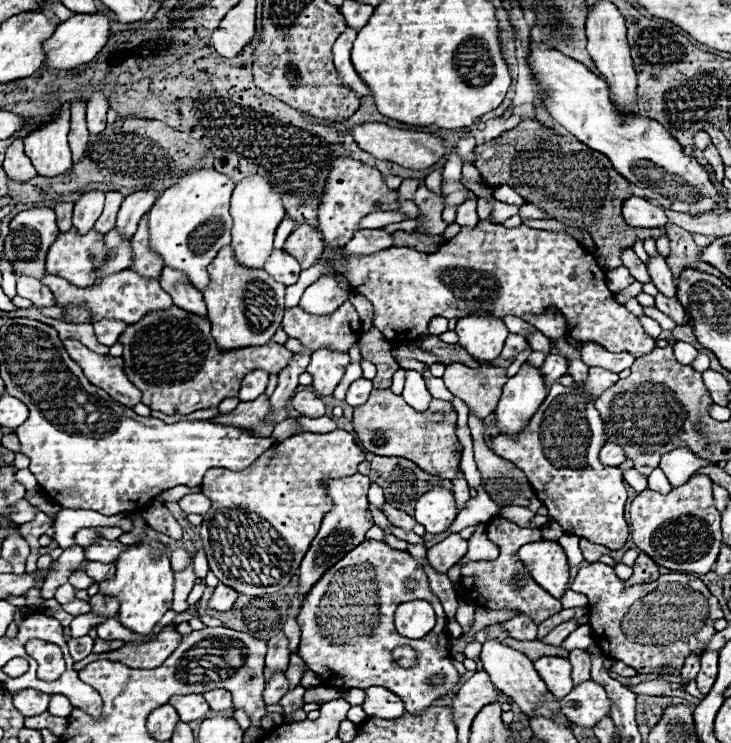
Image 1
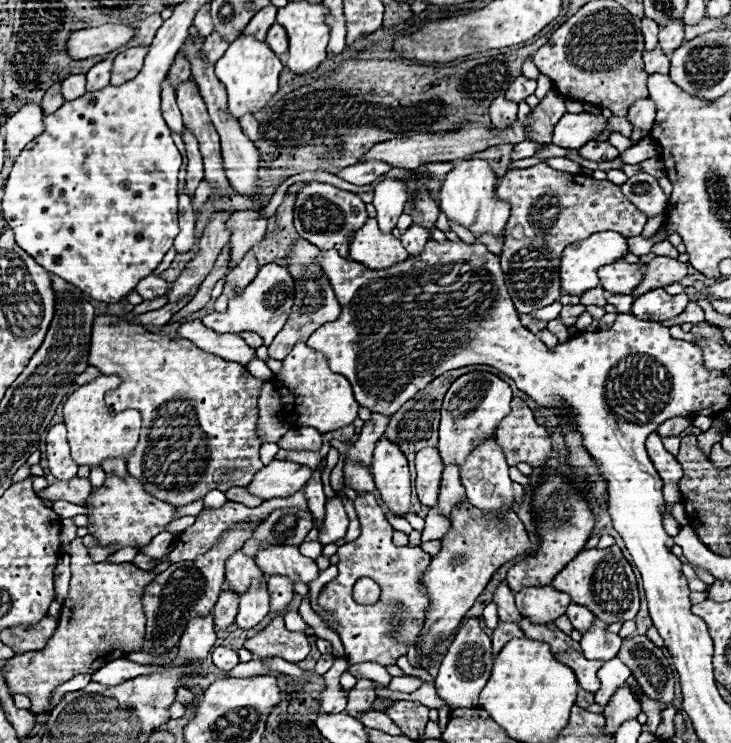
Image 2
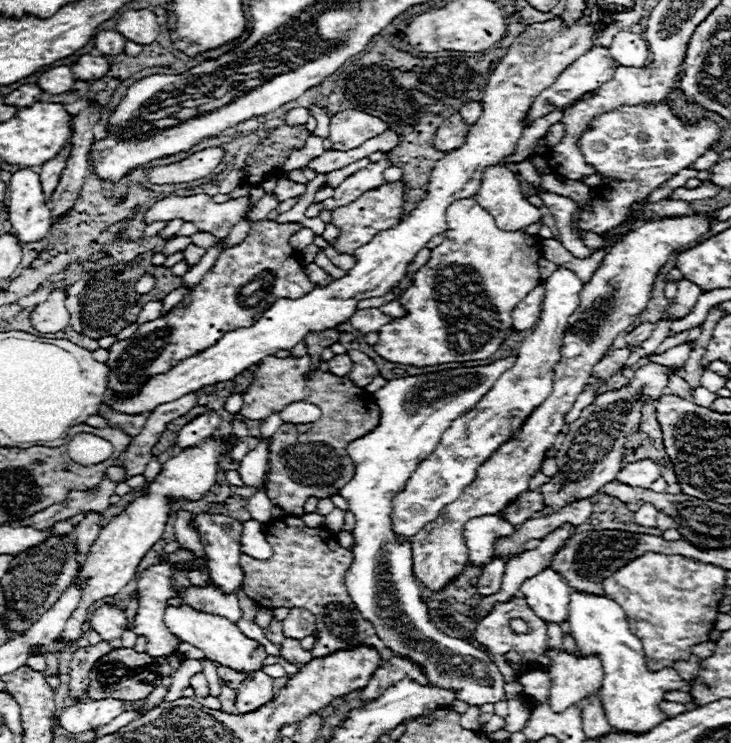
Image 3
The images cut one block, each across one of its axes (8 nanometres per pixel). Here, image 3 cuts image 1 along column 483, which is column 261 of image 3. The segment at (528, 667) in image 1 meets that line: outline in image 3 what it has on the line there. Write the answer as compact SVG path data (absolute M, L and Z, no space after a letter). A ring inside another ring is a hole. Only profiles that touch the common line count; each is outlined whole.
M180 604L180 606L170 606L164 614L164 626L174 634L178 636L182 642L188 642L196 648L200 648L208 660L216 660L220 662L222 666L230 666L238 672L256 672L260 670L262 662L266 660L266 652L264 648L256 650L256 644L254 640L248 640L236 624L232 624L230 620L222 618L222 616L214 616L214 614L206 614L206 612L200 612L200 610L194 610L192 606L188 604Z

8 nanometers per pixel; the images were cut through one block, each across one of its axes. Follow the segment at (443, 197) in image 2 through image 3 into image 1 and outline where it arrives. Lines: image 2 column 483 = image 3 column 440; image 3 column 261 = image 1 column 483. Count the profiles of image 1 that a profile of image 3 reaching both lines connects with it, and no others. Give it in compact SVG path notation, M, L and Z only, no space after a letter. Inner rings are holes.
M468 316L458 320L456 326L458 344L480 362L492 362L500 356L504 348L504 340L508 338L508 328L502 320L494 320L488 316Z

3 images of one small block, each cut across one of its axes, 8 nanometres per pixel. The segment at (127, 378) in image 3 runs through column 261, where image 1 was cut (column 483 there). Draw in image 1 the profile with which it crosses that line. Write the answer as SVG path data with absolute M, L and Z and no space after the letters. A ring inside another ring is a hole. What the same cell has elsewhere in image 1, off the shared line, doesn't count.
M480 220L476 228L462 228L458 236L440 246L434 254L416 252L412 248L386 248L370 256L344 258L344 250L324 250L322 258L332 258L336 262L334 274L346 276L350 286L374 304L374 326L390 342L410 342L420 334L428 334L428 322L434 316L460 320L482 312L482 316L502 320L508 314L542 314L554 308L564 314L570 336L580 344L596 342L610 352L630 352L634 358L648 354L648 350L656 346L656 340L644 332L638 318L614 300L614 294L606 286L606 272L598 266L596 258L586 254L586 250L566 232L534 230L528 226L504 228L502 224Z

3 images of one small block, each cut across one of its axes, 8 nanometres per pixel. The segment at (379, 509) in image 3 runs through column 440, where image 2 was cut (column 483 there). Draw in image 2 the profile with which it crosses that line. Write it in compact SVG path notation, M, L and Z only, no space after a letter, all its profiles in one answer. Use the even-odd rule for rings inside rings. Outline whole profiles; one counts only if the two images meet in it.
M470 372L452 382L442 404L440 440L438 450L444 464L462 464L466 456L484 438L492 436L498 422L510 414L512 390L510 386L490 372ZM470 618L468 624L456 634L452 646L448 648L448 654L442 660L440 672L436 676L438 696L452 708L474 708L474 706L478 706L478 694L484 688L484 682L488 680L492 664L494 664L492 642L482 632L478 618Z

